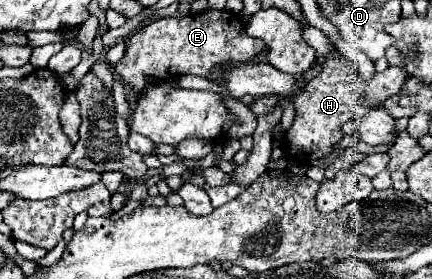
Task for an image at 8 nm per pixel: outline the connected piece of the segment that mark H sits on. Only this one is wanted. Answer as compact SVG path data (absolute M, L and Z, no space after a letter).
M342 55L328 57L328 59L324 59L322 65L324 65L322 73L316 79L312 79L310 83L306 83L304 89L300 93L296 93L296 97L292 97L292 103L296 109L296 119L294 119L294 125L286 131L286 143L288 143L290 155L300 161L314 161L314 159L328 155L332 151L332 147L342 139L342 127L344 127L344 123L348 123L352 119L356 103L360 99L364 101L364 105L368 109L382 107L382 103L388 97L400 93L400 89L404 87L404 81L408 77L408 73L404 73L404 69L388 67L386 71L376 71L372 75L372 79L362 79L356 65L348 59L344 59Z

